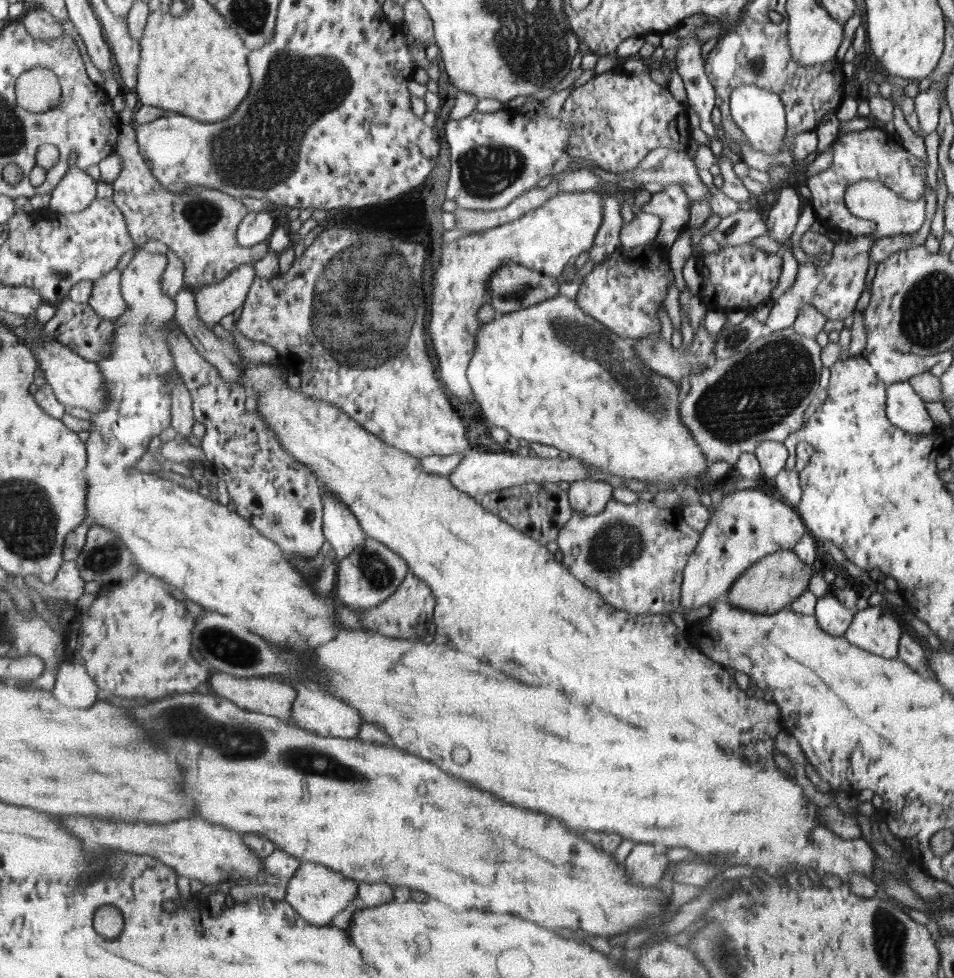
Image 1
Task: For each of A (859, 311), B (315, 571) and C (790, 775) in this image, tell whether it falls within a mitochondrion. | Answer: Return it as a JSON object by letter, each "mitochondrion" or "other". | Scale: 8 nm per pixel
{"A":"other","B":"mitochondrion","C":"other"}

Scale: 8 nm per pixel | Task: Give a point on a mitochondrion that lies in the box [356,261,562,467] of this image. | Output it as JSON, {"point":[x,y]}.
{"point":[397,321]}

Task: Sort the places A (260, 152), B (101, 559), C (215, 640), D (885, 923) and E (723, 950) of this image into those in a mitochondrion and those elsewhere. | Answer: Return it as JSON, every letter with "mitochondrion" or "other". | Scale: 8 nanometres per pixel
{"A":"mitochondrion","B":"mitochondrion","C":"mitochondrion","D":"mitochondrion","E":"mitochondrion"}

